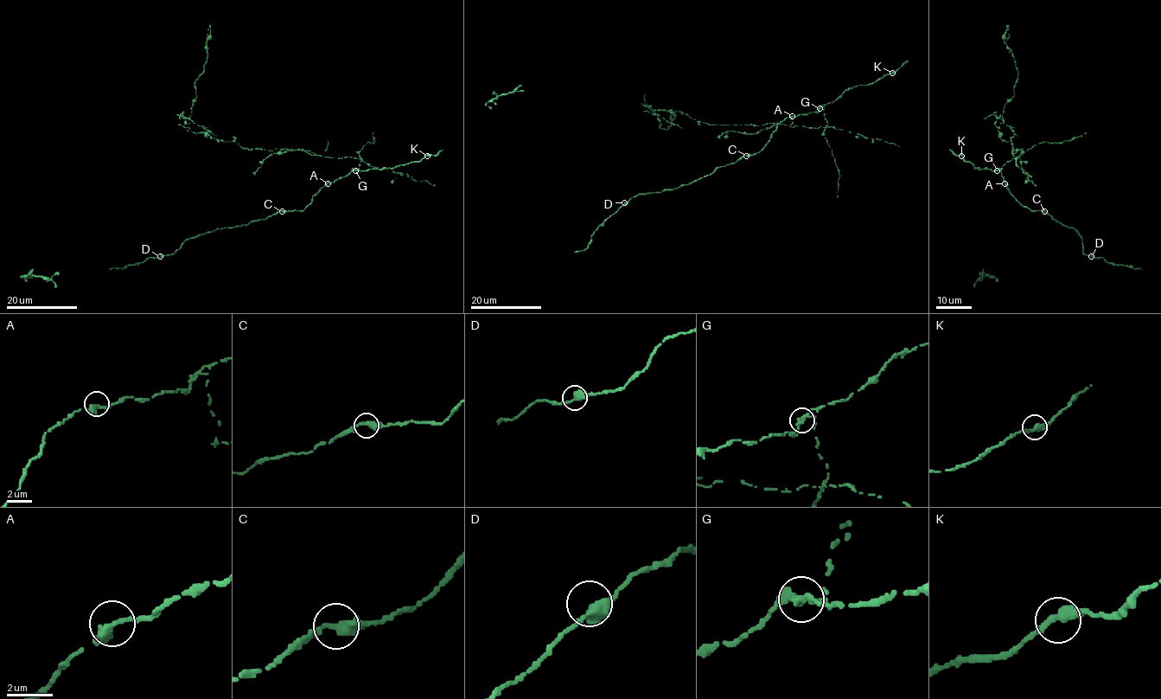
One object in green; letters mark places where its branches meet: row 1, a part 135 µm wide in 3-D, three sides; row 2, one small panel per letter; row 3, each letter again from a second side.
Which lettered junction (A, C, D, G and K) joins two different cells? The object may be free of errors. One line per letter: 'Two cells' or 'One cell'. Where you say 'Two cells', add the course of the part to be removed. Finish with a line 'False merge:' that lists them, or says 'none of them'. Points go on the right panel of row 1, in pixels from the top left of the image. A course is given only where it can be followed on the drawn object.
A: One cell
C: One cell
D: One cell
G: Two cells. Course of the part to remove: (997, 169), (1017, 157), (995, 124), (1015, 95), (1018, 76), (1004, 41), (1008, 29)
K: One cell
False merge: G

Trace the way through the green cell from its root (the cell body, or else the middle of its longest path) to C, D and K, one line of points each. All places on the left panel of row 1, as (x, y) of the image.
C: (328, 184), (312, 196), (312, 201), (303, 210), (282, 211)
D: (328, 184), (303, 210), (279, 211), (247, 225), (202, 234), (187, 239), (173, 253), (160, 256)
K: (328, 184), (354, 169), (394, 168), (418, 162), (427, 156)

